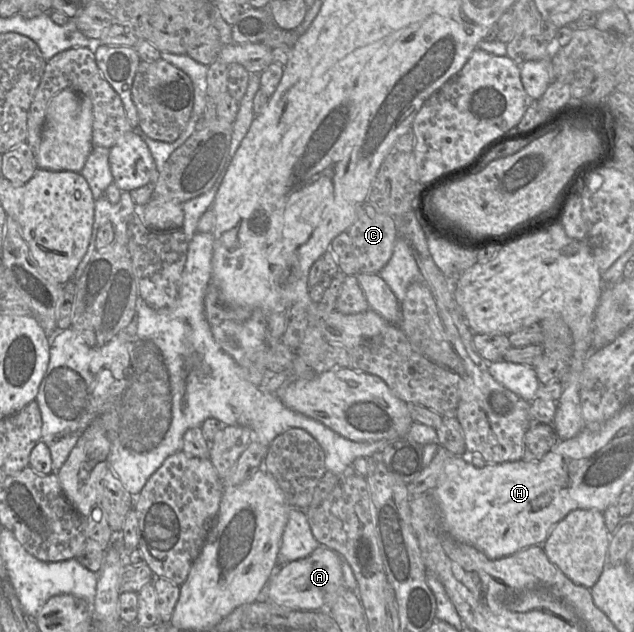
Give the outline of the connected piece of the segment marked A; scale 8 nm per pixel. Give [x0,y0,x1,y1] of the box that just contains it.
[265,545,343,610]

